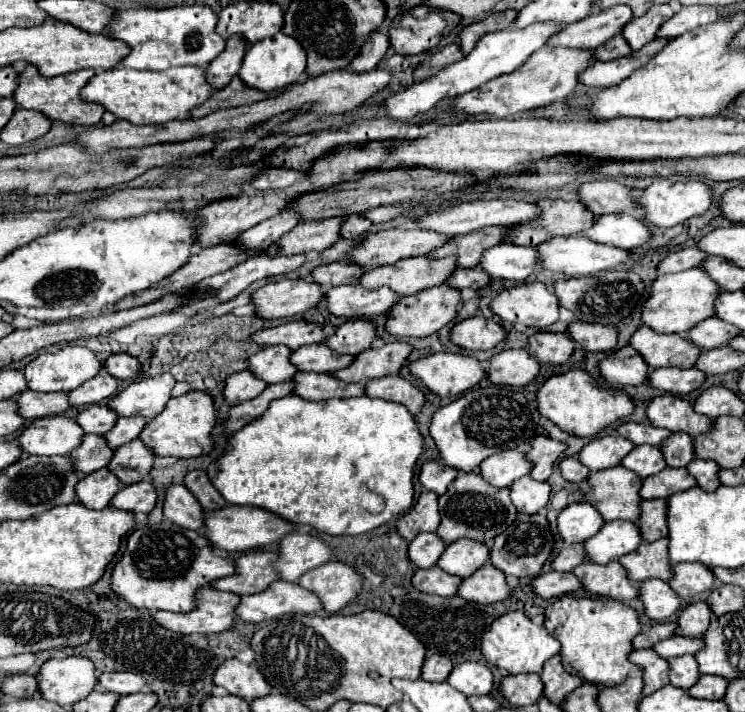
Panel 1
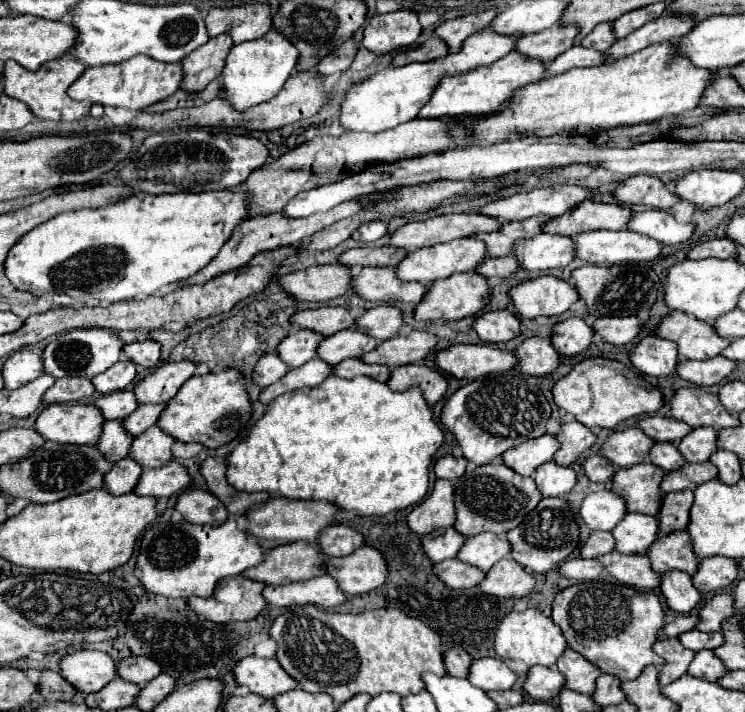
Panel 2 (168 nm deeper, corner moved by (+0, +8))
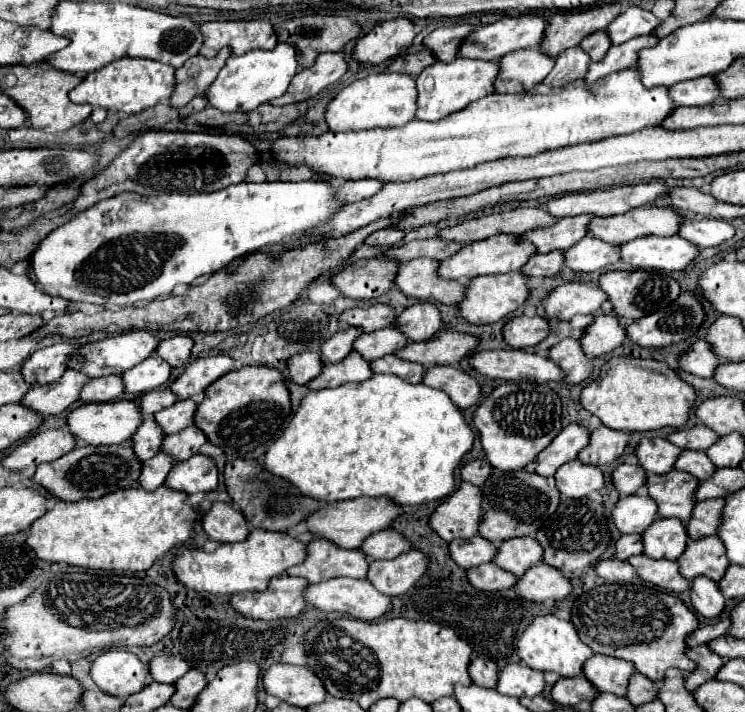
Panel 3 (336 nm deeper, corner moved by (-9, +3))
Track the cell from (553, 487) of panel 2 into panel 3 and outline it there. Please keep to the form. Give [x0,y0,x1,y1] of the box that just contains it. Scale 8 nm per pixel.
[554,459,604,499]

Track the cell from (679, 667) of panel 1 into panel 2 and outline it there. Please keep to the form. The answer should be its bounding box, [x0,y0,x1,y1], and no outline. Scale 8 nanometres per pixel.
[689,650,729,682]

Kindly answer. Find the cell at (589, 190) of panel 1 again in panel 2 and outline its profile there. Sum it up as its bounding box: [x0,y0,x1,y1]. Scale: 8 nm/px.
[613,176,681,210]

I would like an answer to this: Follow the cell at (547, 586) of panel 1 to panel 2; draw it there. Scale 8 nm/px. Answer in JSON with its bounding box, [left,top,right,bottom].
[561,558,605,582]

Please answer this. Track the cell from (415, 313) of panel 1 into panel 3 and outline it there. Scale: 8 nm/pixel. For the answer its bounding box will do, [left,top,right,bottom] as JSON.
[456,271,528,325]

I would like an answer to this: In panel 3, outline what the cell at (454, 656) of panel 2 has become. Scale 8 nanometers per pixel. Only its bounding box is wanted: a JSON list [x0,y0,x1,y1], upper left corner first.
[468,657,498,687]

